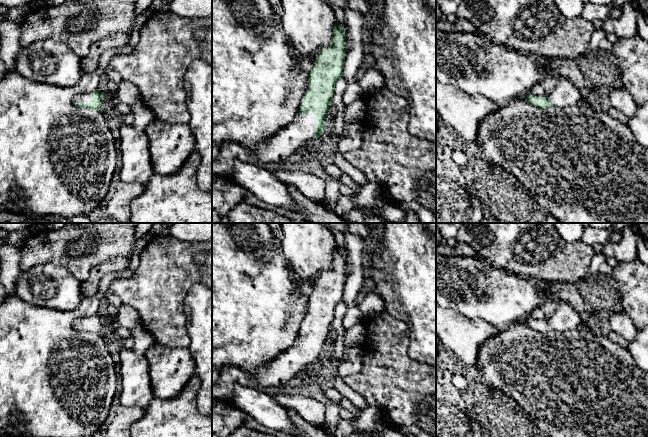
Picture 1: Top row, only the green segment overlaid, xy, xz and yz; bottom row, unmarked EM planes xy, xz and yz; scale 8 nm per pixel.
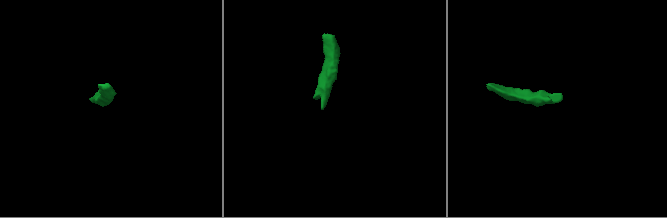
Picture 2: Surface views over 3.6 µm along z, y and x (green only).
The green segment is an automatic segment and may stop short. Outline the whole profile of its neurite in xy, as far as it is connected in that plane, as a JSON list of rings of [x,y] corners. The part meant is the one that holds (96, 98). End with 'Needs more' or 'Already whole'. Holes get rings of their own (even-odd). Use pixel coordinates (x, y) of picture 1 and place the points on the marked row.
[[[93,90],[91,92],[83,92],[74,97],[73,103],[77,107],[90,108],[91,110],[100,110],[104,95],[98,90]]]. Needs more

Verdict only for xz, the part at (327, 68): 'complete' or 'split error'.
split error

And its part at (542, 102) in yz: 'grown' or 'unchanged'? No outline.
grown

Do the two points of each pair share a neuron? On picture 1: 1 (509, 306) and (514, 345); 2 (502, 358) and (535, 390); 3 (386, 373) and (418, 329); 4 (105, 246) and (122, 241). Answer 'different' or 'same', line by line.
1: different
2: same
3: different
4: same

